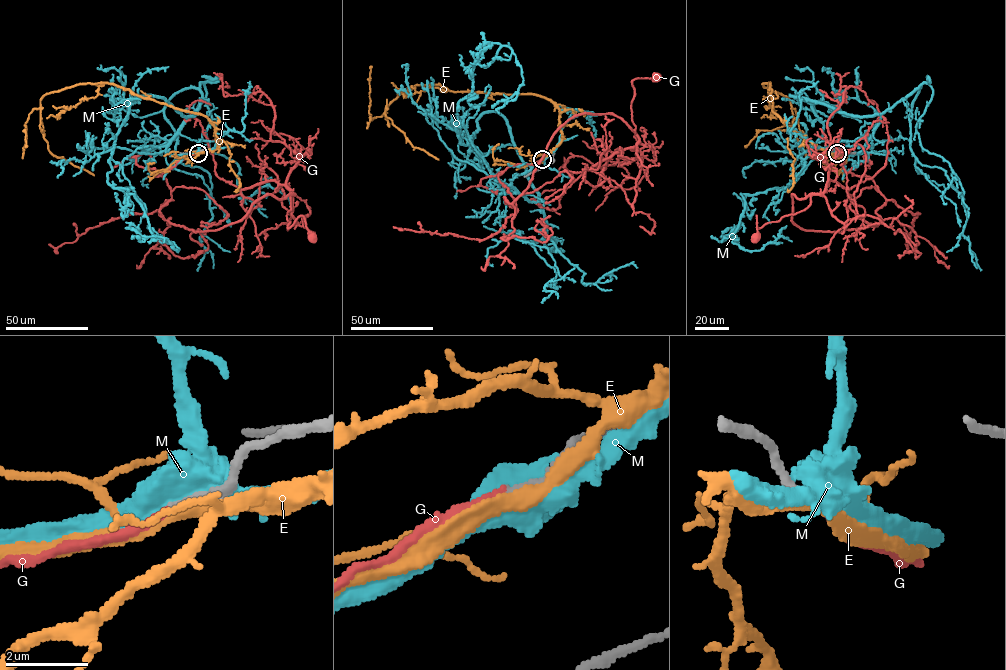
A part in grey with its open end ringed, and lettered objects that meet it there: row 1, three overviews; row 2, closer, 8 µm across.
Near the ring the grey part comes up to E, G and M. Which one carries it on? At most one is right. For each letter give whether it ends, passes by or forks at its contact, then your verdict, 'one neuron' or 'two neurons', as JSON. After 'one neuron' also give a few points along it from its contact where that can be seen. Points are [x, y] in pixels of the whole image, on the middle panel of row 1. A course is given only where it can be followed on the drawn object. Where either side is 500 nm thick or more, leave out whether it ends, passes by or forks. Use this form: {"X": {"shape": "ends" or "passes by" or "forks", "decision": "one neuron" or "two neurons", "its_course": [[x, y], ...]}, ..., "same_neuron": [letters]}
{"E": {"shape": "passes by", "decision": "two neurons"}, "G": {"shape": "ends", "decision": "one neuron", "its_course": [[542, 159], [498, 175], [512, 207], [561, 126], [611, 114], [634, 132], [632, 81], [656, 77]]}, "M": {"decision": "two neurons"}, "same_neuron": ["G"]}

